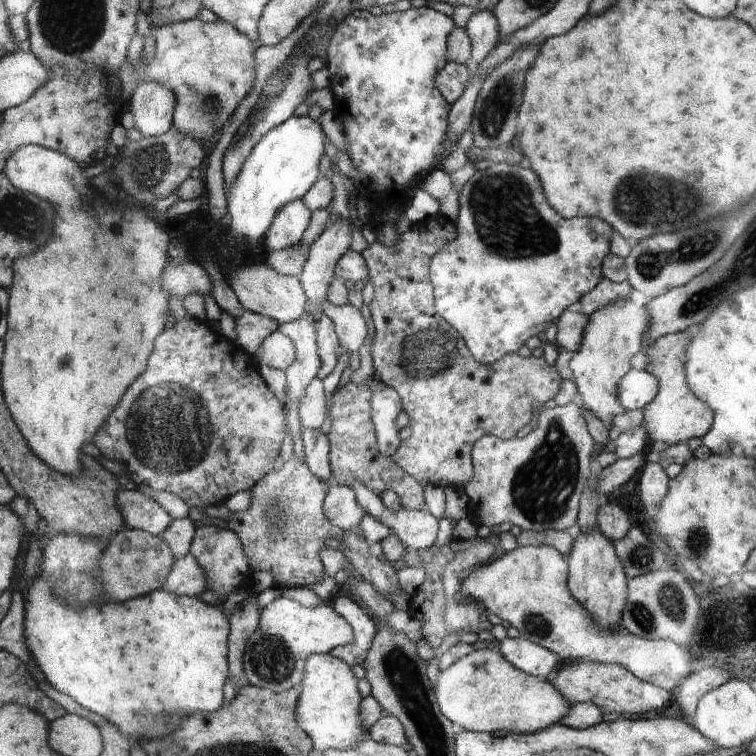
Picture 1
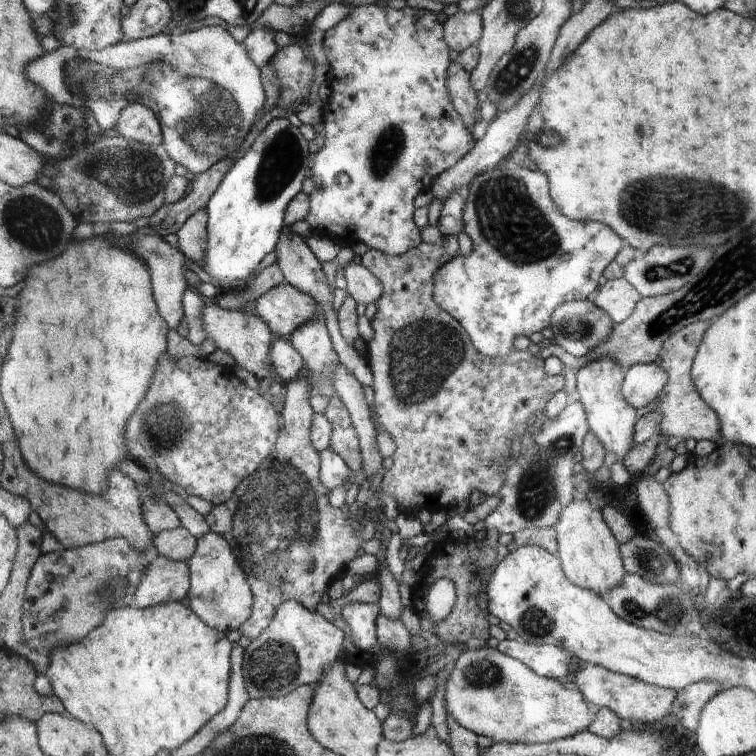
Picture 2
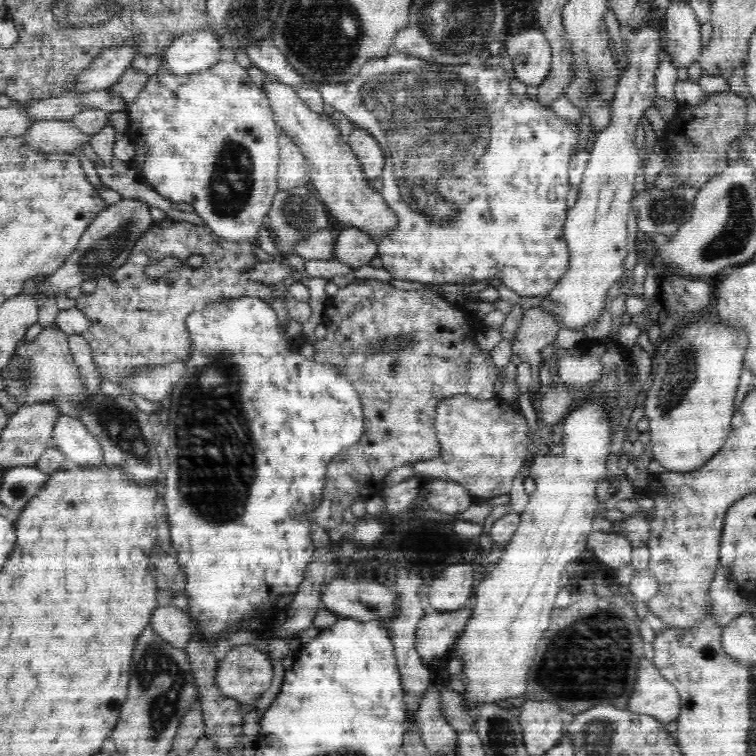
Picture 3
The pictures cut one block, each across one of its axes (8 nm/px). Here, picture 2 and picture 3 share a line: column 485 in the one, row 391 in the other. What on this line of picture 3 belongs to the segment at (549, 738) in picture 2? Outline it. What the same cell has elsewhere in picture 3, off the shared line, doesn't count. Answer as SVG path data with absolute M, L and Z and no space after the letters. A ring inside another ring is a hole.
M703 315L693 325L687 325L678 337L668 342L664 382L652 382L645 400L645 415L649 418L651 451L666 471L692 473L704 466L724 446L735 416L734 397L742 372L747 338L743 330L728 329L718 315Z

